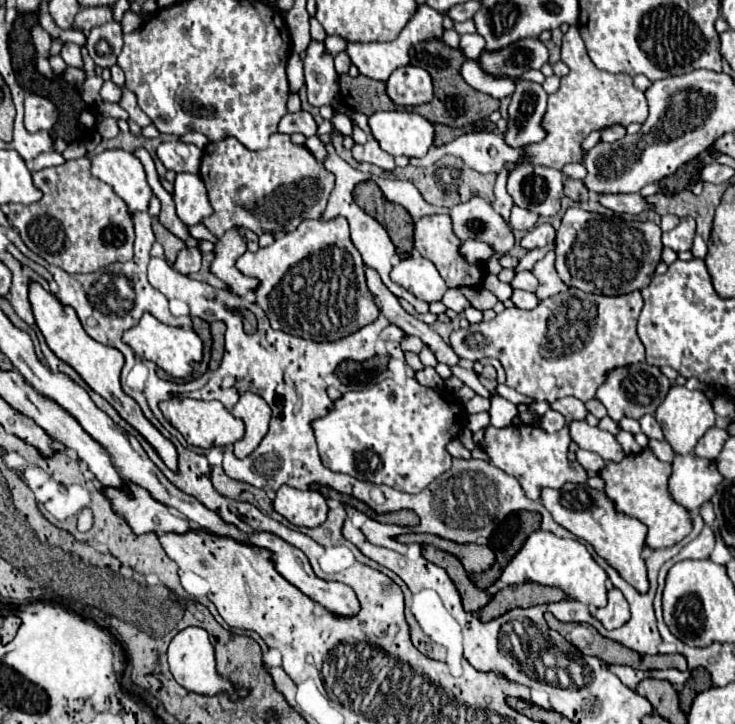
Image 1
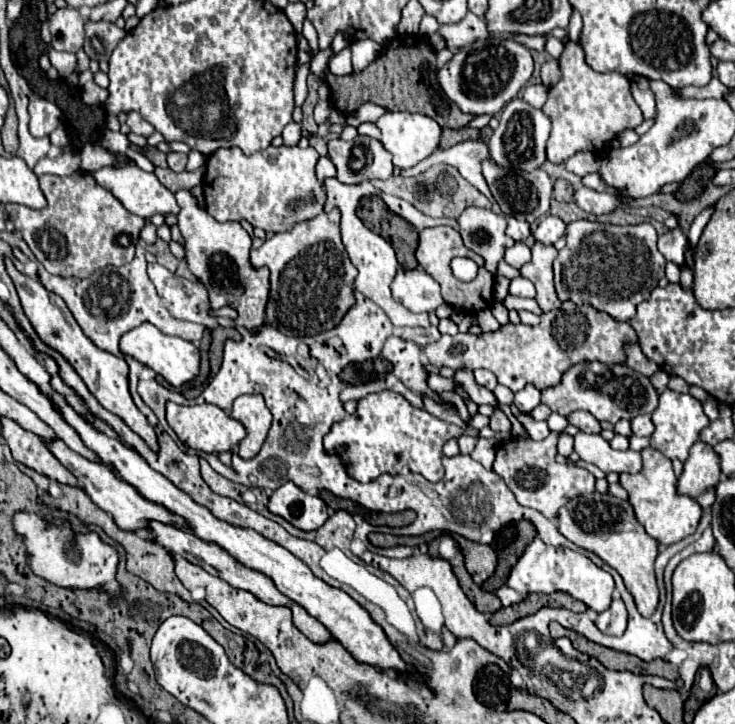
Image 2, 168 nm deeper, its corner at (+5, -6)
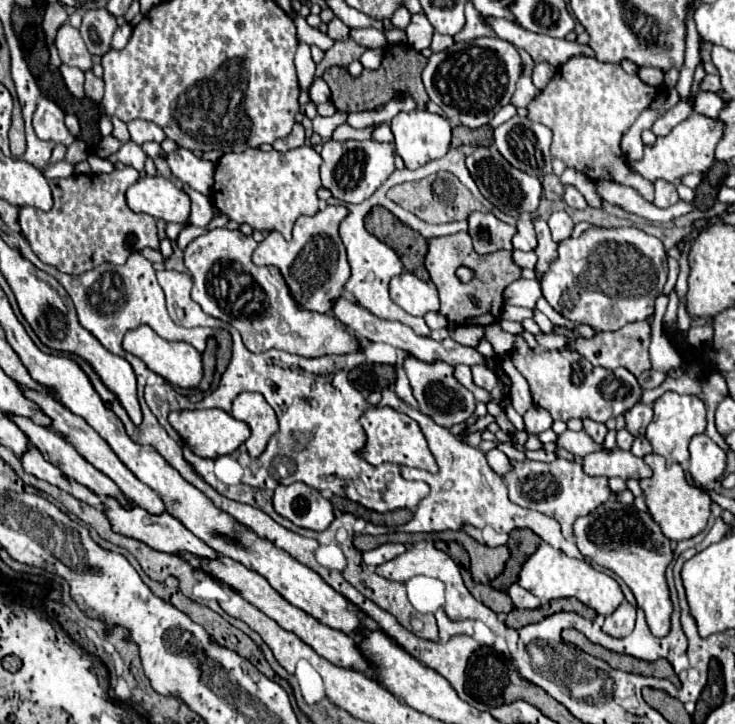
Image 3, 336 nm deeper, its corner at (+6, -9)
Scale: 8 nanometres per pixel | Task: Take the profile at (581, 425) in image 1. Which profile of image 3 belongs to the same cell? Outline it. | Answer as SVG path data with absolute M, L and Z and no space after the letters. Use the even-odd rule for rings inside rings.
M595 451L583 457L583 471L587 475L605 475L621 479L645 479L651 475L649 465L631 451Z

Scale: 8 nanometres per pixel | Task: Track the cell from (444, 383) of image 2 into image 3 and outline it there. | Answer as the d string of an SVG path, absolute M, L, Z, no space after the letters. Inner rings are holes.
M475 365L473 367L473 383L481 389L487 389L487 391L495 391L497 389L497 377L483 365Z

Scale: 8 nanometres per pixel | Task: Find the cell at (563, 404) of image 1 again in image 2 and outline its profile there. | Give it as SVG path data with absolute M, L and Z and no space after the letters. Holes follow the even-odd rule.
M572 412L568 416L568 422L574 424L574 426L578 426L586 434L600 434L602 432L600 422L590 412Z

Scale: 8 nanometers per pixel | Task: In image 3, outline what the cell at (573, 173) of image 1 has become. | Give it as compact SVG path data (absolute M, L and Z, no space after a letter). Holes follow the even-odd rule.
M601 181L601 183L595 183L595 189L607 203L611 203L611 205L627 211L627 213L645 217L653 223L667 223L667 221L677 219L679 215L693 211L693 205L685 203L685 201L679 201L673 207L667 207L667 209L659 209L653 203L645 201L633 187L625 187L625 185L619 185L619 183Z

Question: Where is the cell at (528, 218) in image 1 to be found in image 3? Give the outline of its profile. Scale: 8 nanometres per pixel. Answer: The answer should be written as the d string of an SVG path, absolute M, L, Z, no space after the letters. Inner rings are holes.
M519 219L517 221L517 233L513 235L513 249L521 251L531 251L535 249L537 239L535 239L535 229L529 219Z

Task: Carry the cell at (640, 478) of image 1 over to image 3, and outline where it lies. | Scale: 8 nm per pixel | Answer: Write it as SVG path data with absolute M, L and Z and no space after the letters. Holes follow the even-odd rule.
M655 453L645 455L645 459L649 459L649 467L655 467L655 469L653 469L653 475L649 479L641 479L639 485L645 495L647 511L649 515L653 515L653 521L661 527L663 535L671 541L681 541L701 533L707 527L707 519L711 515L709 495L701 493L699 487L691 487L685 483L683 467L679 463L667 463L661 455L655 455Z

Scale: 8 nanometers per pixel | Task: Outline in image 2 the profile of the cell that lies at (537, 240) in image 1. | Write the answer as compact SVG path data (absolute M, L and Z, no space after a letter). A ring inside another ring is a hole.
M548 214L538 224L538 228L534 232L534 238L540 240L540 242L544 242L544 244L554 244L564 232L566 232L566 222L560 216Z

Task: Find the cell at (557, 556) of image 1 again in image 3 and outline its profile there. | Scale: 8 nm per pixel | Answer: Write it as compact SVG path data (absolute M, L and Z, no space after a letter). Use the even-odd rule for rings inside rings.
M545 541L537 547L537 551L525 561L521 573L519 573L519 581L517 581L523 589L531 591L535 597L539 597L541 601L549 601L549 599L563 599L563 597L575 597L579 599L583 605L595 609L599 615L611 615L619 603L623 601L623 593L617 585L617 581L613 577L609 577L603 571L593 569L587 561L583 559L573 559L567 557L563 551L553 549L551 545L547 545Z

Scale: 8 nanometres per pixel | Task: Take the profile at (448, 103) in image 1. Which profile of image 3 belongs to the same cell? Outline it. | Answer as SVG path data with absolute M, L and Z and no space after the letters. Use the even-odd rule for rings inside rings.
M389 45L385 49L385 57L383 57L383 63L379 69L375 69L375 71L365 69L359 77L351 77L345 67L331 67L329 71L325 71L323 79L331 89L331 101L333 101L335 109L341 109L347 113L361 111L361 109L373 109L381 103L387 103L389 99L403 95L403 93L413 97L419 111L427 111L429 95L425 93L425 87L421 83L421 71L423 71L425 63L427 63L427 59L421 53L417 53L413 47Z

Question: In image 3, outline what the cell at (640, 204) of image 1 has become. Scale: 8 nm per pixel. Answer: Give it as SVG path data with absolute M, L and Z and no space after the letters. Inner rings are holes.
M565 187L565 193L563 193L563 201L573 207L573 209L587 209L589 203L585 201L585 197L575 189L575 187Z

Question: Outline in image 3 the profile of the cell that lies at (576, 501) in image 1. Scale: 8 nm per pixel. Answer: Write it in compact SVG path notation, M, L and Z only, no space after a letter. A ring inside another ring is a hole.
M609 499L589 515L577 519L577 523L573 525L573 537L583 557L595 561L605 569L611 569L627 583L637 599L637 605L645 611L651 633L657 637L667 635L669 617L673 611L665 581L665 569L671 563L671 541L661 533L651 515L635 509L633 505L623 505Z

